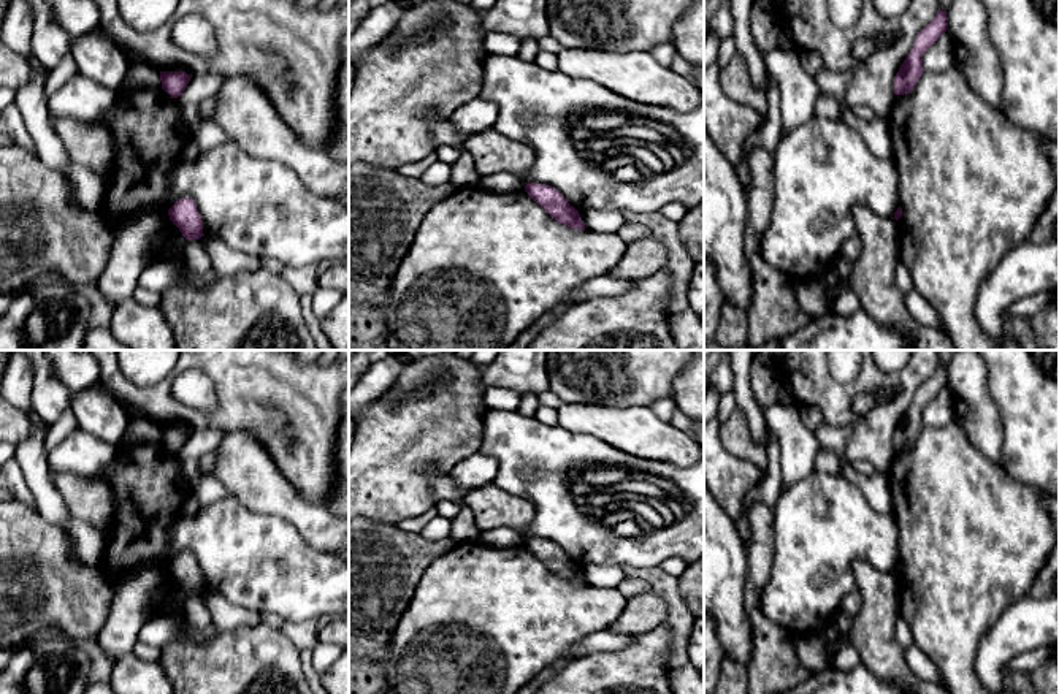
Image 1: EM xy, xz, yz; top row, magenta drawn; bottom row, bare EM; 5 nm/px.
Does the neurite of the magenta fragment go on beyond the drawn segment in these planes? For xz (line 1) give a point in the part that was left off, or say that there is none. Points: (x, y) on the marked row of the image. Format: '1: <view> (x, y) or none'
1: none

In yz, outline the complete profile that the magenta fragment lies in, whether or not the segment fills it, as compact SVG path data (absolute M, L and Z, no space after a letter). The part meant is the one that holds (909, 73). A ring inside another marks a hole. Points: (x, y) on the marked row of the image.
M939 8L937 16L916 35L908 57L894 76L894 93L912 93L924 73L923 54L948 30L946 13Z

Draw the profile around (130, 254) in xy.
M144 208L114 227L114 247L97 290L114 307L119 301L133 298L138 279L151 261L151 242L168 211Z

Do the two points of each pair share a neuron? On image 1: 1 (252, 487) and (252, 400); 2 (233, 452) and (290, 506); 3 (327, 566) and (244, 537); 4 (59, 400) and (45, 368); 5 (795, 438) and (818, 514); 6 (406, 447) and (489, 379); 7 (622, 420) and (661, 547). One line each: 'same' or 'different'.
1: different
2: same
3: same
4: same
5: different
6: different
7: different

